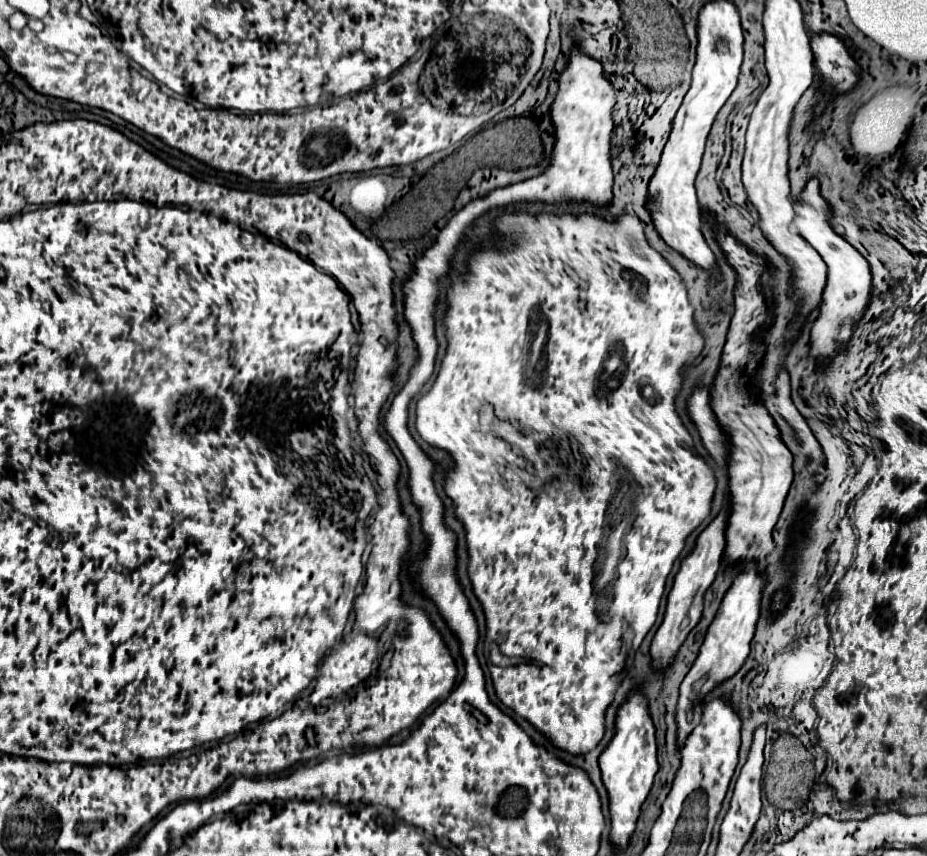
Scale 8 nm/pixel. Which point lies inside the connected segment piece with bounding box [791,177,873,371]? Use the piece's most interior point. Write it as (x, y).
(849, 286)

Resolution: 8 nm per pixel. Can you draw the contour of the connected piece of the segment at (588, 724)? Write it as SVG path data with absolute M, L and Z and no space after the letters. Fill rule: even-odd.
M505 213L501 219L497 219L497 227L505 235L503 247L497 251L489 245L483 245L479 251L475 251L469 257L469 273L453 277L453 287L449 291L449 311L445 317L449 347L447 347L447 355L437 371L437 379L435 379L433 387L417 399L417 431L423 441L449 451L451 457L455 459L455 467L447 475L445 491L453 499L453 503L457 507L457 517L463 521L463 525L467 529L469 577L473 583L473 591L475 591L477 599L481 601L485 617L487 617L487 637L495 639L499 649L505 655L529 659L523 665L491 669L493 685L495 685L499 699L507 707L511 707L517 715L525 717L535 729L545 733L555 747L569 751L573 755L583 755L583 753L591 751L603 737L603 713L615 695L615 687L617 687L615 675L623 673L633 663L635 651L639 649L647 631L653 627L653 623L657 619L659 601L661 601L661 595L665 589L665 579L673 567L673 561L677 559L677 555L683 549L685 537L709 515L709 509L711 509L711 497L715 491L713 471L703 459L697 457L697 453L693 449L693 439L687 433L687 429L683 427L683 423L675 411L675 395L681 387L681 369L685 363L691 363L695 355L699 355L699 351L703 349L703 339L693 323L693 309L689 307L687 291L685 291L685 285L683 285L679 273L653 247L649 247L649 243L645 241L645 235L643 235L643 227L637 217L625 215L625 217L619 217L615 223L607 223L595 215L573 217L573 215L543 213L539 217L529 217L529 215L521 215L521 213L517 213L517 215ZM565 265L571 265L571 269L577 273L577 277L583 281L583 285L579 285L565 271ZM539 327L543 327L543 331L547 335L545 347L549 347L549 349L545 349L545 357L547 357L545 363L549 363L547 391L541 391L541 389L535 389L533 385L529 385L527 373L525 373L527 363L529 363L529 353L531 353L529 347L533 345L533 339L535 339ZM647 385L653 387L653 391L649 393L649 399L645 399L645 393L643 393ZM481 401L485 401L493 407L497 419L511 421L517 426L517 430L522 436L526 436L525 431L528 431L538 445L544 445L539 451L539 457L545 463L557 463L557 461L567 461L567 459L575 460L573 463L569 460L565 464L560 462L558 466L551 464L551 468L548 467L549 471L538 472L538 475L544 478L539 478L538 482L529 482L531 486L537 483L535 486L539 487L539 493L533 491L531 487L527 487L523 483L523 479L517 473L517 471L533 471L533 463L527 459L527 455L519 447L505 441L495 431L481 433L479 413L477 413L477 407L481 407ZM611 503L613 503L613 511L617 511L617 507L633 507L631 509L633 513L631 513L631 527L623 535L625 557L621 559L621 565L617 565L615 575L609 581L609 585L605 589L599 589L599 587L595 587L597 585L595 583L595 579L597 579L595 563L599 557L601 539L605 537L603 535L603 527L605 527L603 513L609 509Z

